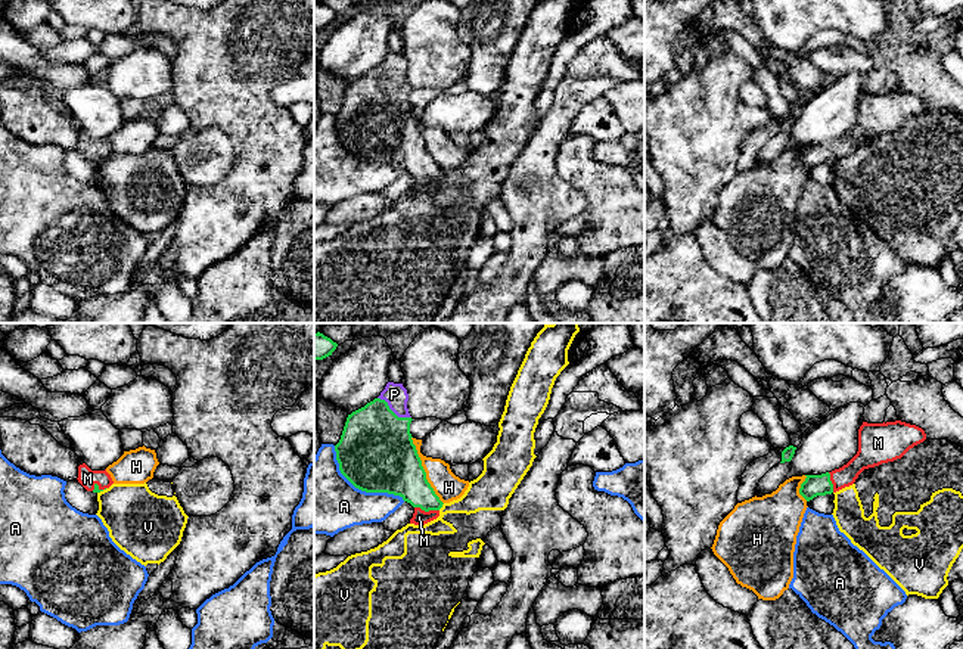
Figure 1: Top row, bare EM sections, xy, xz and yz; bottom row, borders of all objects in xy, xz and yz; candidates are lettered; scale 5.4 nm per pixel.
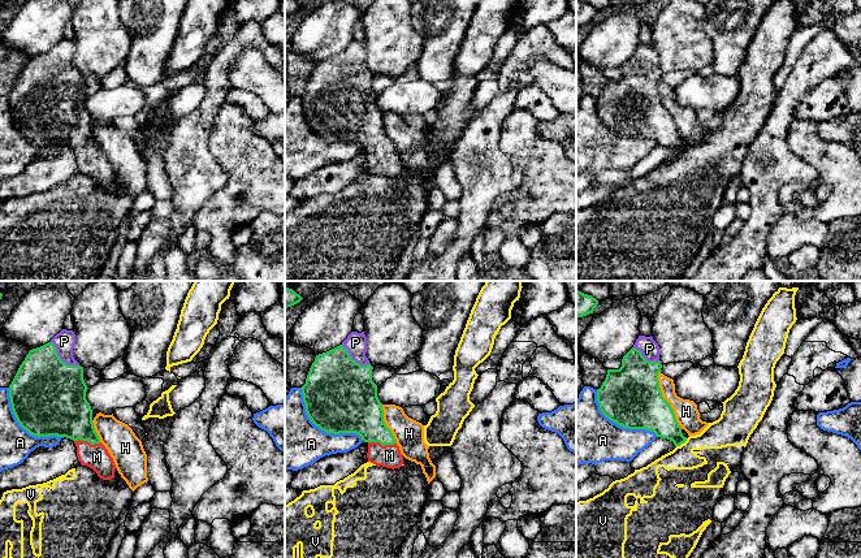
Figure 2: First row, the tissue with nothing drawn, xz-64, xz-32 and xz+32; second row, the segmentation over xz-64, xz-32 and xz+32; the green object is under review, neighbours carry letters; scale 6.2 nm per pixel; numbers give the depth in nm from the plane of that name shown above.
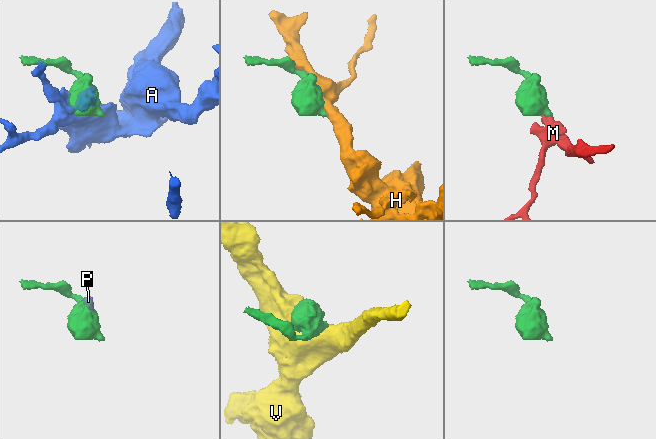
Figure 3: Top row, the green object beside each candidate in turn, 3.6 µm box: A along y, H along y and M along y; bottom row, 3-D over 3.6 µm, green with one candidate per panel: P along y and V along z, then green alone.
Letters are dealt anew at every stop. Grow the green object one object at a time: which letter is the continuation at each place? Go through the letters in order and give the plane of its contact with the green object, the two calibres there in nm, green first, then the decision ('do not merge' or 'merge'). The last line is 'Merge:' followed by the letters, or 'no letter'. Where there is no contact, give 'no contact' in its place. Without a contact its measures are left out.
A: contact in xz; calibres 420 and 380 nm; do not merge
H: contact in xz; calibres 380 and 150 nm; do not merge
M: contact in xz; calibres 240 and 80 nm; merge
P: contact in xz; calibres 420 and 120 nm; merge
V: contact in xz; calibres 220 and 190 nm; do not merge
Merge: M, P

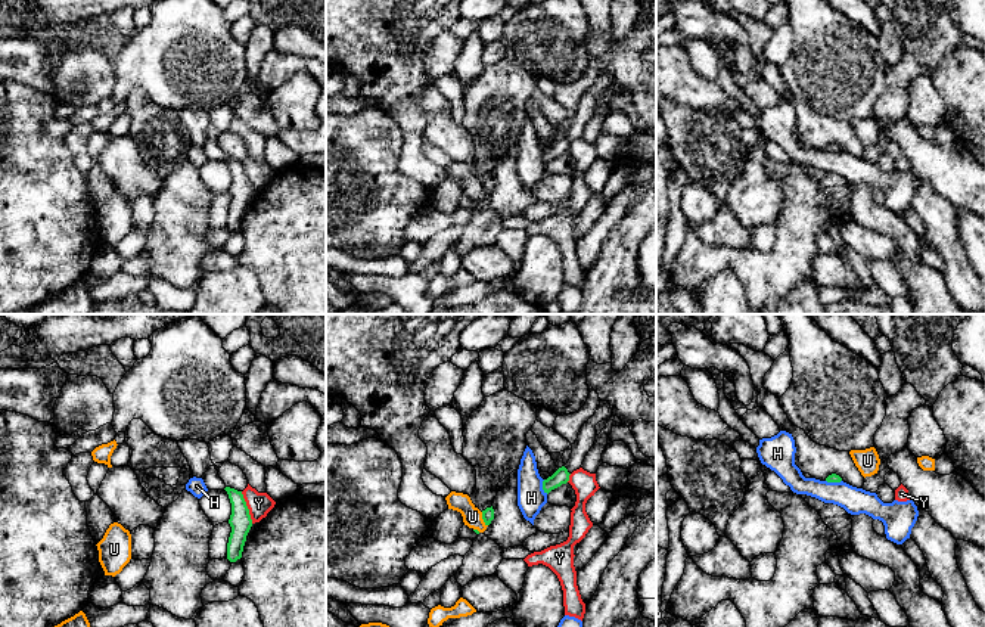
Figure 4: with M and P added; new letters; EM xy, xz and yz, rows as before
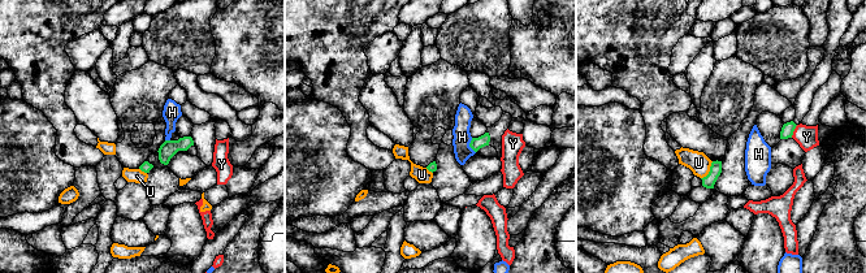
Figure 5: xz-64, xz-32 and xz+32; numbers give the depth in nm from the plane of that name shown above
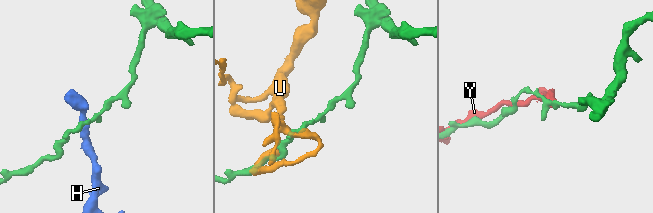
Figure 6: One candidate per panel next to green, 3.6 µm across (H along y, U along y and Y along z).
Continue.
H: contact in xz; calibres 80 and 160 nm; do not merge
U: contact in xz; calibres 60 and 110 nm; do not merge
Y: contact in xy; calibres 120 and 130 nm; do not merge
Merge: no letter

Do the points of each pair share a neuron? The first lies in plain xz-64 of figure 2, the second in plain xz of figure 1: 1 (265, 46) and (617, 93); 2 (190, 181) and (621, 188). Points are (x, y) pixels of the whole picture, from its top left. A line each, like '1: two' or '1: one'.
1: two
2: two

